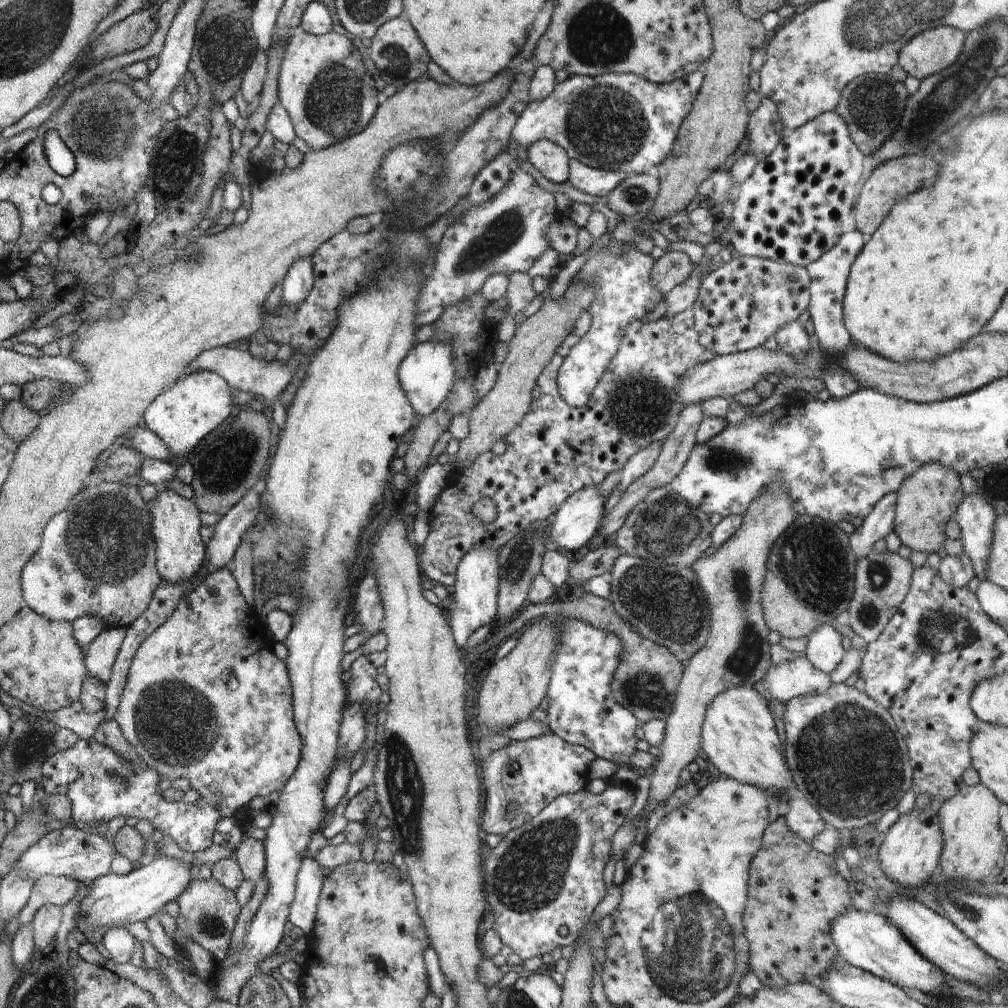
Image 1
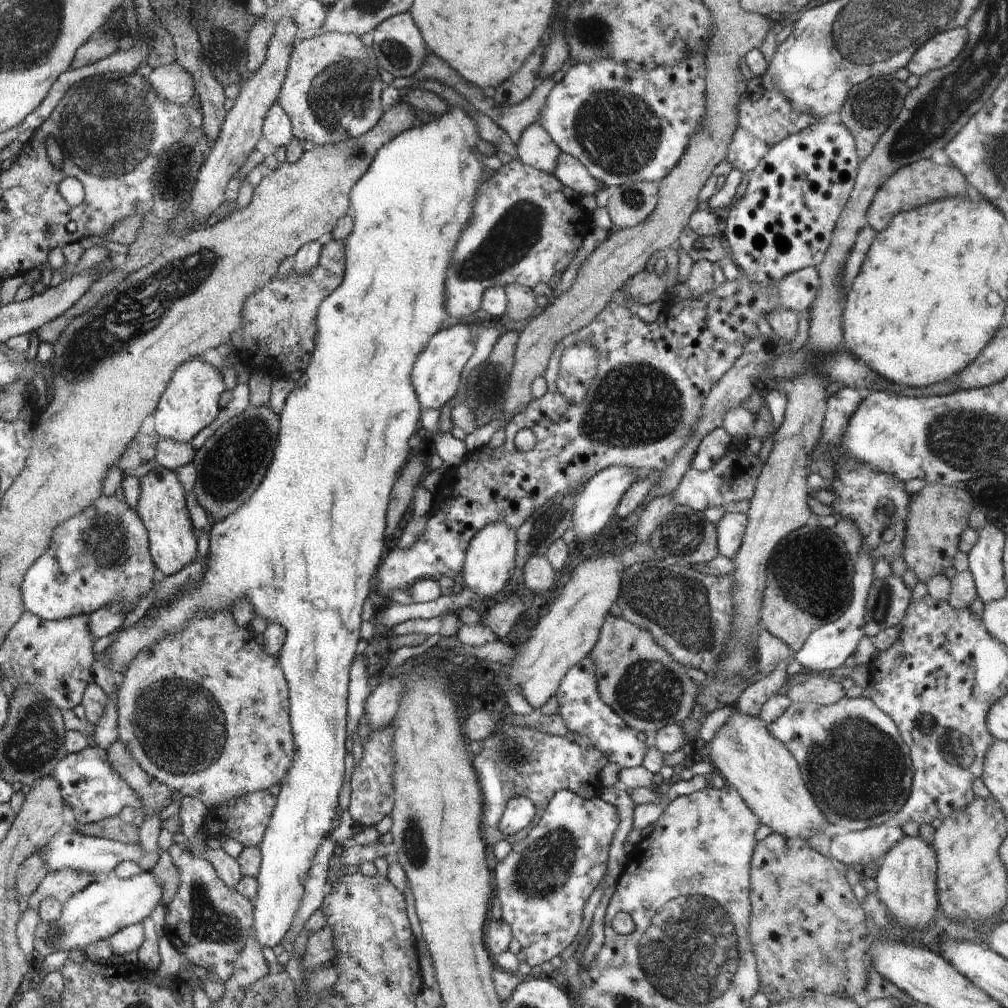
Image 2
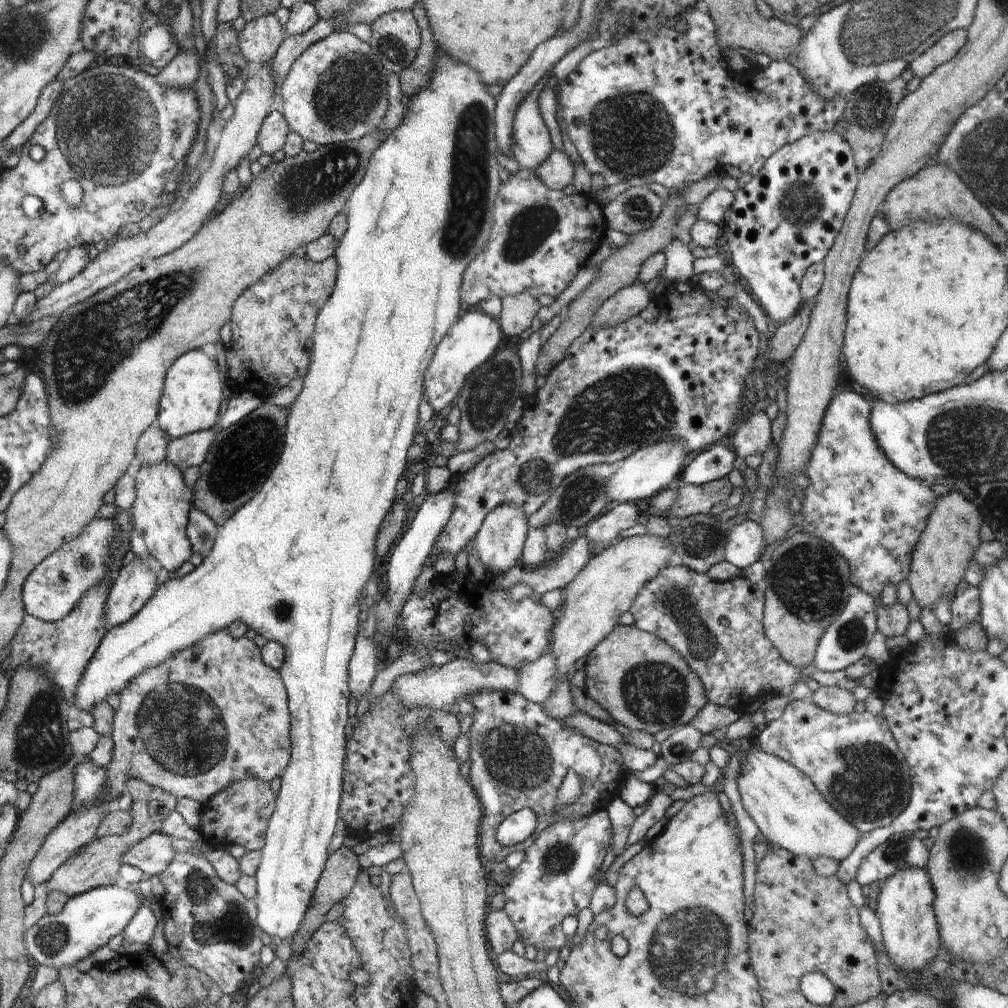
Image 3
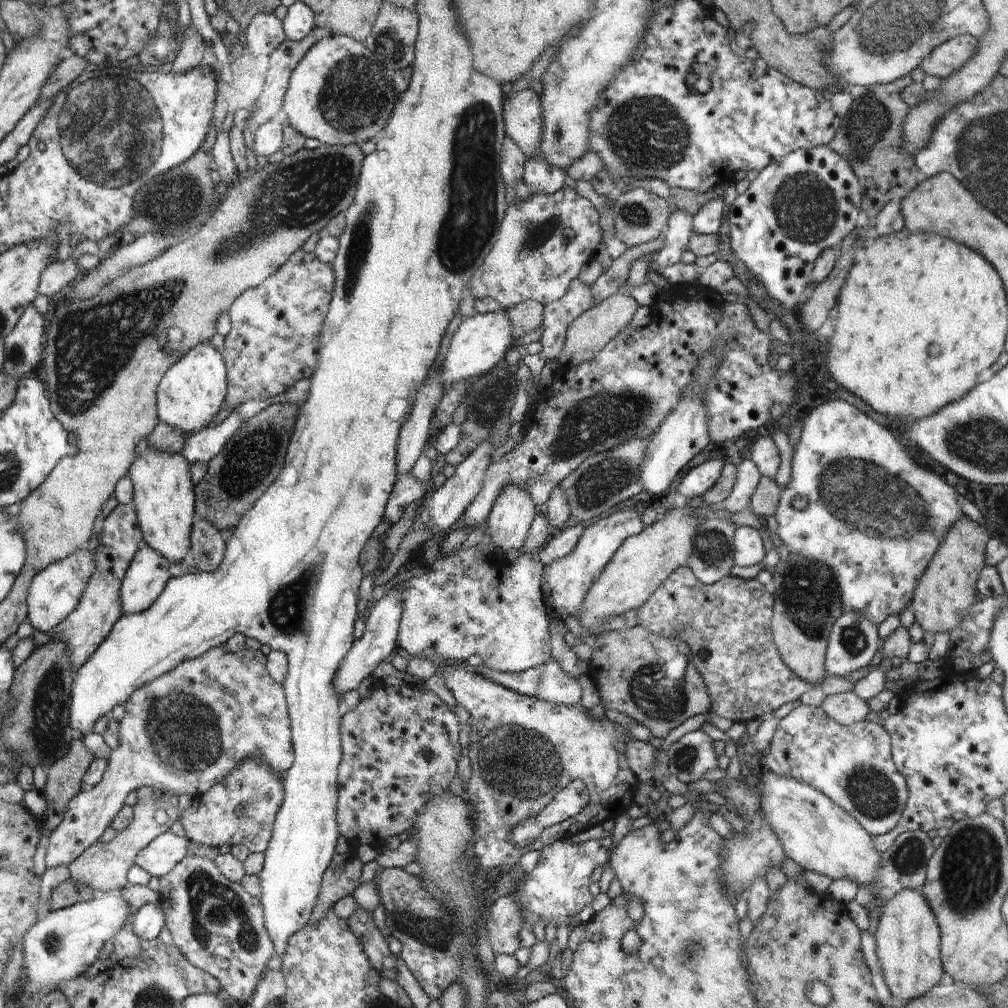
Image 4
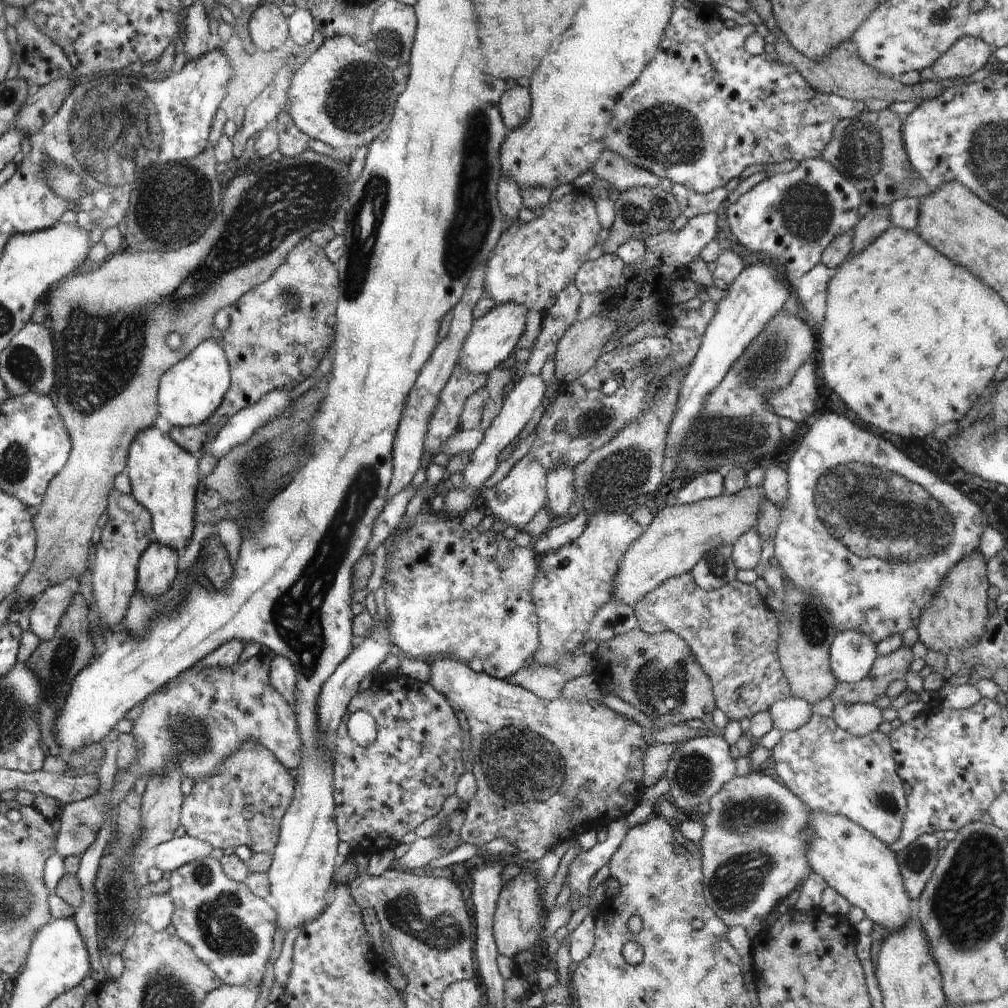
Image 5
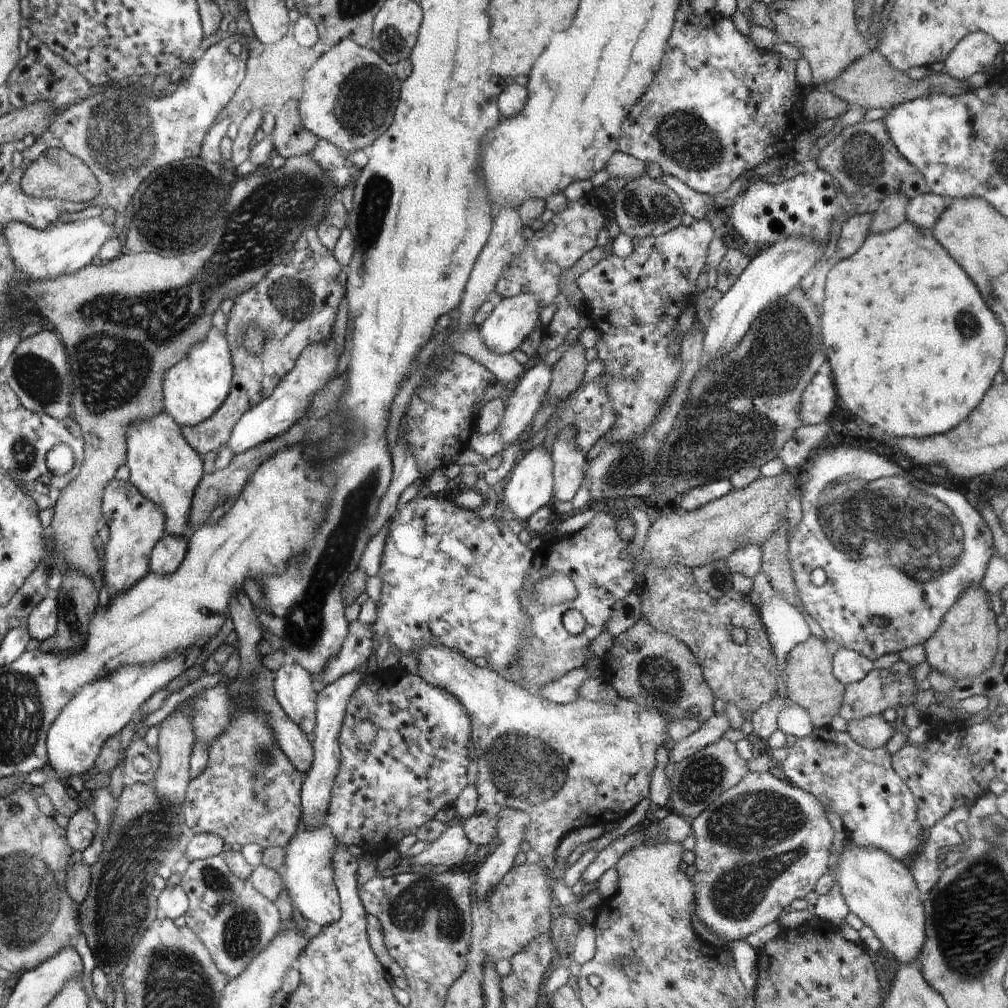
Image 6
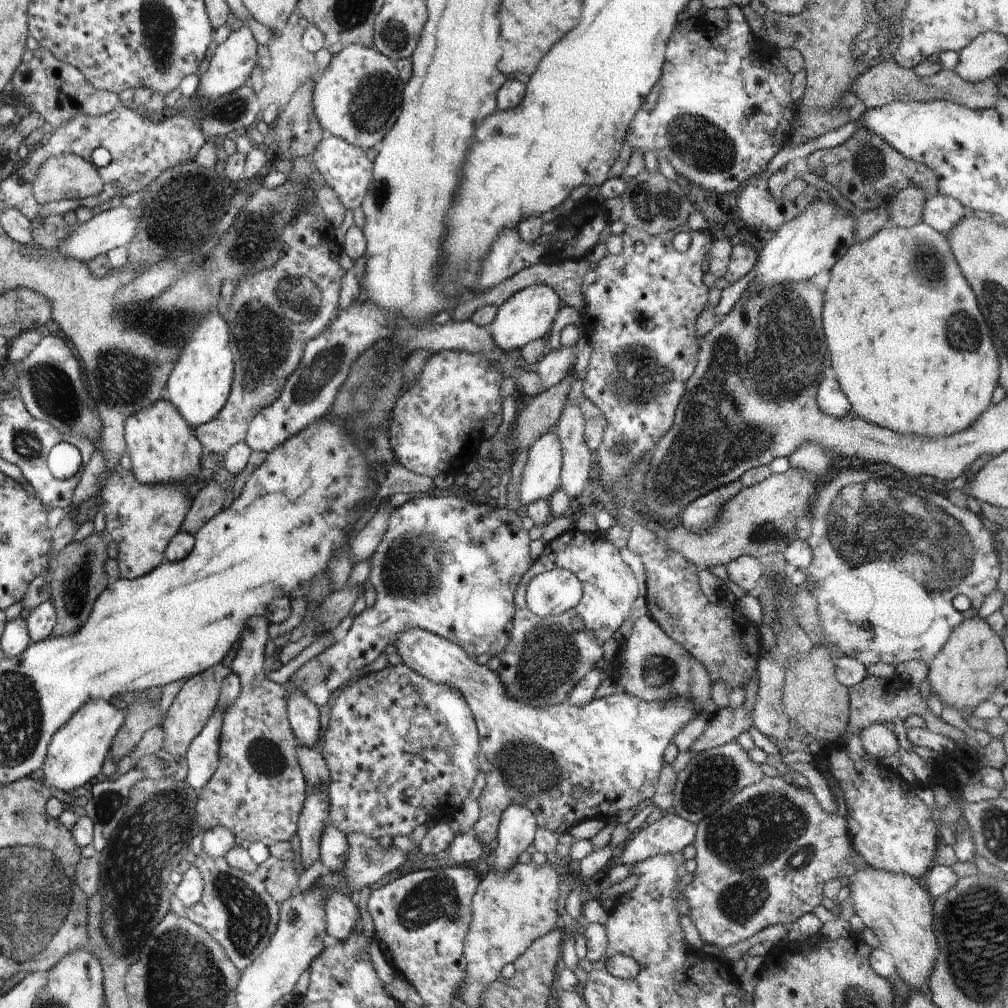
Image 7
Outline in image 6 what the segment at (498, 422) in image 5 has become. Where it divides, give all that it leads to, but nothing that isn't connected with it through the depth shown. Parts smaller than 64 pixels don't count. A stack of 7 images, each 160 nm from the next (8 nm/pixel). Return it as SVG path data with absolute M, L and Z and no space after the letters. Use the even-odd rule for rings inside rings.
M541 361L521 376L505 396L504 417L496 429L508 445L518 437L540 408L551 385L552 366Z

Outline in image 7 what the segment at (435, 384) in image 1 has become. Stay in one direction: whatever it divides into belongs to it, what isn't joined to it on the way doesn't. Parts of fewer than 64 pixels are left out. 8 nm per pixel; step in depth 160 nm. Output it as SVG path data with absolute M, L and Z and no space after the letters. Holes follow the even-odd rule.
M536 284L516 292L498 307L496 317L491 323L493 342L505 353L518 353L526 344L543 339L549 334L558 315L558 308L560 308L560 298L553 288L547 285Z

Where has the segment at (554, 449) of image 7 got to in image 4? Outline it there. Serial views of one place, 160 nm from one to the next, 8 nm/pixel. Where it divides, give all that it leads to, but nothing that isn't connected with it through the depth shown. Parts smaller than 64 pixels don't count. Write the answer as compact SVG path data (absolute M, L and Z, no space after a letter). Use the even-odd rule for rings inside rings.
M508 483L497 496L497 499L492 505L490 514L486 520L485 526L490 529L492 541L496 546L510 550L511 548L522 549L527 534L529 533L530 525L538 512L535 509L535 502L526 489L514 483Z

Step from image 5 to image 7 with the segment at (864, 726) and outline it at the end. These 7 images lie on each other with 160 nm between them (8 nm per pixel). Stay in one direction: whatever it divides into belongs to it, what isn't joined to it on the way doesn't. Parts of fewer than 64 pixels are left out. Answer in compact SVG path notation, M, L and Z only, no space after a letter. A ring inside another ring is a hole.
M870 724L868 728L859 730L862 748L868 755L883 758L897 755L899 750L897 737L882 724Z

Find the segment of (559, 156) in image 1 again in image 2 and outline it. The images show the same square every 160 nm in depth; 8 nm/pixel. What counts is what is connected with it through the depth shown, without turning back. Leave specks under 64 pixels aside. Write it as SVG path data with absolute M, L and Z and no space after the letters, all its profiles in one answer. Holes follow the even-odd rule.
M538 123L530 124L516 144L518 159L527 166L554 174L561 151Z

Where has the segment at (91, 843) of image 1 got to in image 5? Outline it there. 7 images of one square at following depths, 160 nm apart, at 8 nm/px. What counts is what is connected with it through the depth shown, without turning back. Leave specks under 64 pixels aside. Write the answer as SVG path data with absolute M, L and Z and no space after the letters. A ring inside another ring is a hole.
M184 835L164 841L155 849L155 866L163 872L172 872L193 860L208 857L214 848L209 842Z

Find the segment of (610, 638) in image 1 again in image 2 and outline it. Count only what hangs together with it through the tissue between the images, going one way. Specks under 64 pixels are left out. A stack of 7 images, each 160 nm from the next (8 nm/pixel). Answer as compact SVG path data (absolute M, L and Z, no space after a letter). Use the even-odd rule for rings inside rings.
M586 656L584 662L574 664L566 676L562 678L554 697L557 698L558 716L564 720L568 734L582 736L590 740L608 762L616 764L618 768L633 768L641 766L648 749L645 742L640 742L635 731L598 694L598 666L592 656Z

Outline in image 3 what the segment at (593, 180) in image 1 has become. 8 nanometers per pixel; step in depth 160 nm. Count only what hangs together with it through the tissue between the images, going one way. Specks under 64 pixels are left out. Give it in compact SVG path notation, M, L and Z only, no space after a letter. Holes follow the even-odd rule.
M553 150L551 154L535 170L538 178L553 190L560 190L572 184L575 166L571 158L562 150Z

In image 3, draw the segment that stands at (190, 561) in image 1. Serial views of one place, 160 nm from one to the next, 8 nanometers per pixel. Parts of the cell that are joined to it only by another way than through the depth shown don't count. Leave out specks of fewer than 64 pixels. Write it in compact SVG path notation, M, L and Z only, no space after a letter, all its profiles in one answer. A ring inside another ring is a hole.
M166 459L159 464L142 466L133 473L137 489L136 501L130 511L133 529L140 534L149 555L172 573L192 556L188 542L188 510L192 492L186 488L188 483L182 480L180 469Z

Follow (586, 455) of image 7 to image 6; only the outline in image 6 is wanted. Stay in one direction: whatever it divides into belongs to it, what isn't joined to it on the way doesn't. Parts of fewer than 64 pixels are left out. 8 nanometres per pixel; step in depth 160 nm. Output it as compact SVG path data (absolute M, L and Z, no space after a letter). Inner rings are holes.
M574 427L563 428L551 446L553 460L553 496L562 502L572 500L588 468L588 459L575 440Z

